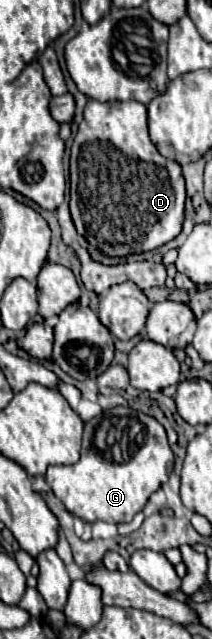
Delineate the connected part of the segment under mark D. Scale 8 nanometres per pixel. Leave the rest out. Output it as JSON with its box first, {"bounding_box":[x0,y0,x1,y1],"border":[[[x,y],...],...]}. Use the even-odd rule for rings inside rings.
{"bounding_box":[70,99,186,257],"border":[[[88,99],[70,149],[70,215],[76,231],[108,257],[148,253],[180,235],[184,201],[186,189],[180,165],[162,157],[148,137],[146,105],[138,101],[100,103]]]}

